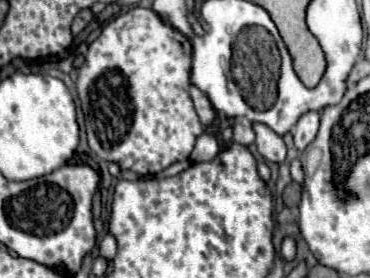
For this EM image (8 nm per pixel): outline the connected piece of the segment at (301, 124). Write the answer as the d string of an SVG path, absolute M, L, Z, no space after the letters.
M305 112L293 130L293 144L299 152L303 152L317 136L319 130L319 114L317 112Z

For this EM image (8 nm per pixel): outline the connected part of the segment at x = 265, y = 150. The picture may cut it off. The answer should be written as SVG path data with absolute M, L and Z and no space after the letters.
M251 124L255 134L257 134L257 140L255 140L255 146L259 150L259 154L265 158L265 160L271 160L271 162L283 162L285 160L285 142L279 134L275 134L269 126L265 124Z

